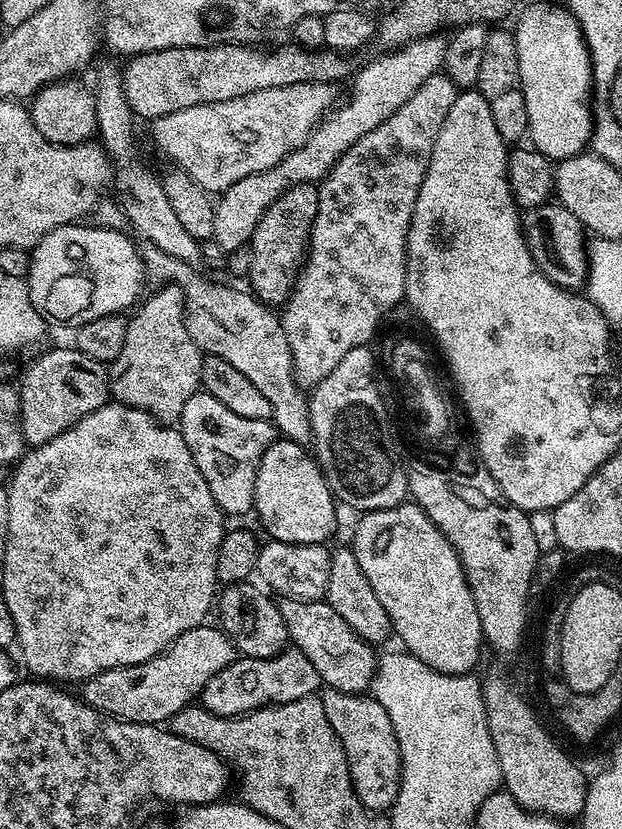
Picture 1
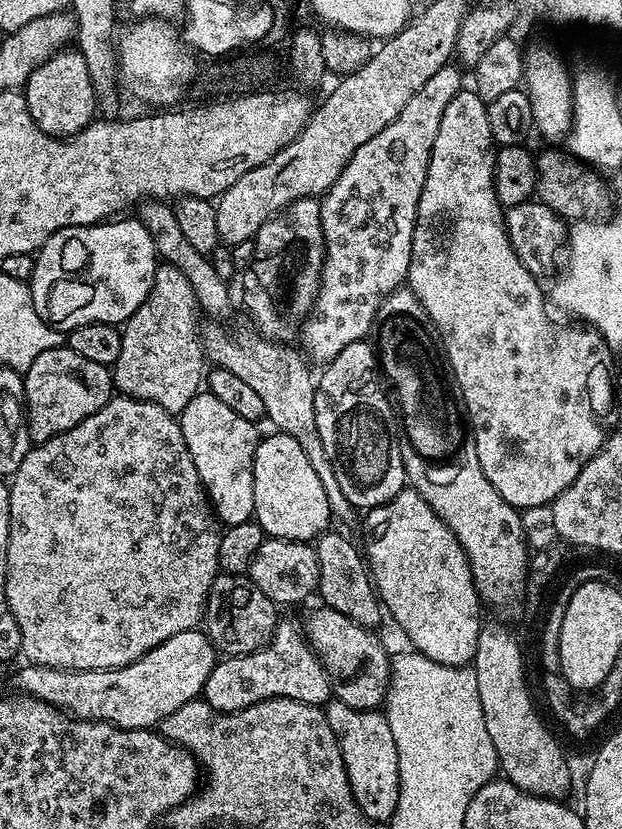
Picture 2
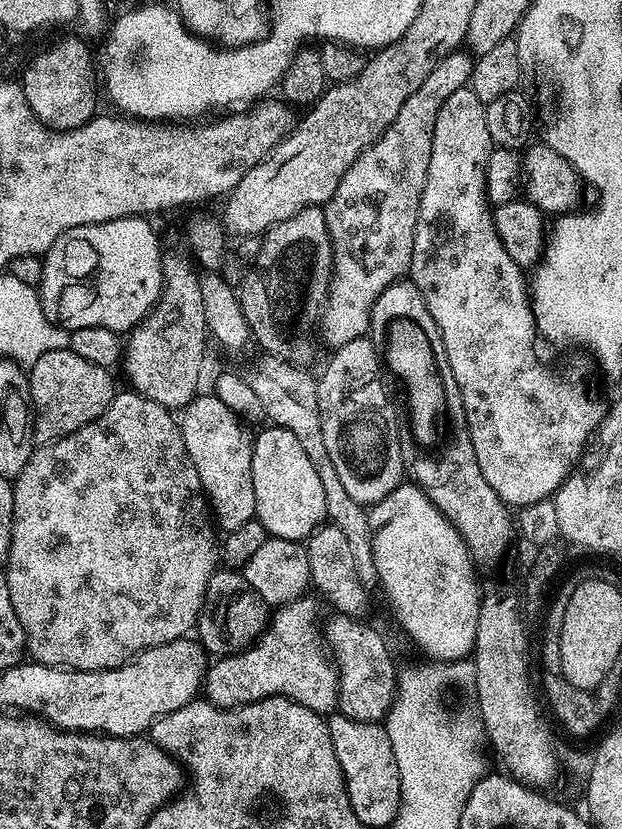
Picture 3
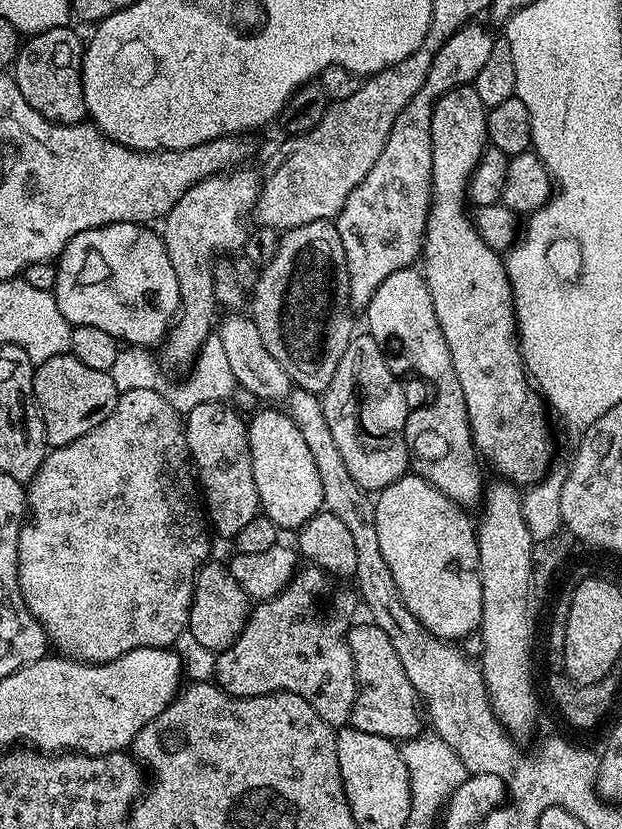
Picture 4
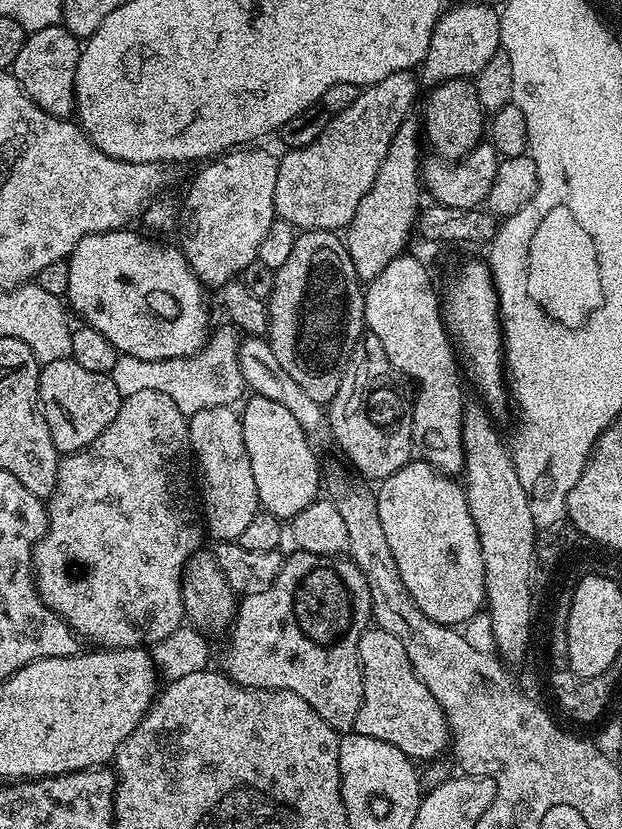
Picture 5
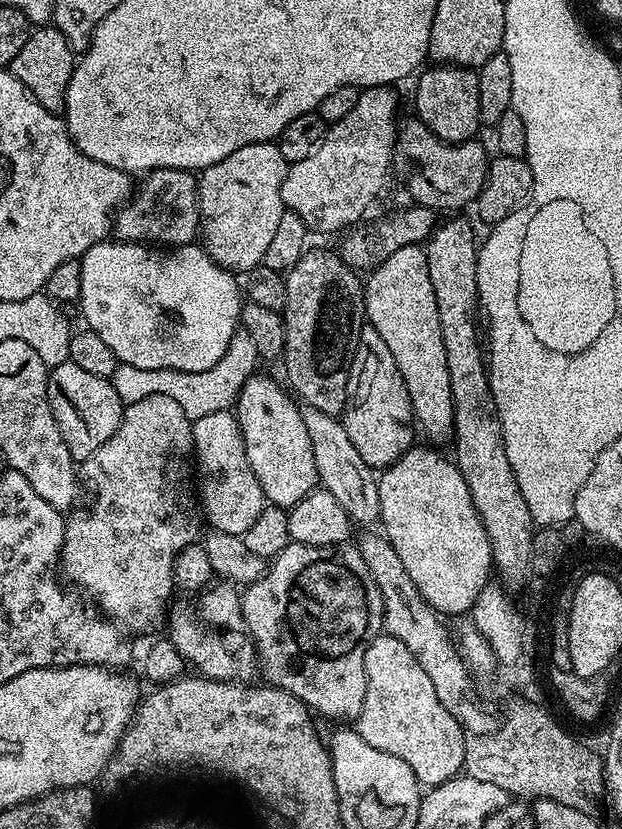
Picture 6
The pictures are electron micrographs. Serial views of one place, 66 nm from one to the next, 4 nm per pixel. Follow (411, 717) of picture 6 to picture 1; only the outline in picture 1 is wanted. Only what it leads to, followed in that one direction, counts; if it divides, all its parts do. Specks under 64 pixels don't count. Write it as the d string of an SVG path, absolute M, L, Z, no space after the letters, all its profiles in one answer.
M284 598L279 601L279 606L291 647L310 658L310 666L318 670L321 681L328 688L357 694L367 693L371 689L372 679L376 676L377 649L358 638L358 634L342 622L342 617L334 614L327 602Z

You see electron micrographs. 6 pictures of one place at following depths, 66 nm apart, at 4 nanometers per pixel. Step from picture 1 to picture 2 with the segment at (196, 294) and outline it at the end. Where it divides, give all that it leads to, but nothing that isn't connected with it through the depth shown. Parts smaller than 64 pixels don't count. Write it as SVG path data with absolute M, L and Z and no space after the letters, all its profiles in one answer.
M212 322L209 325L209 328L205 327L202 332L207 359L213 365L230 370L230 374L242 378L242 382L246 382L246 386L254 390L254 394L262 402L266 420L273 424L271 427L294 438L294 442L302 446L306 458L310 458L310 466L314 466L314 471L322 481L322 490L326 490L333 517L337 521L350 519L354 515L352 503L346 498L346 494L342 494L342 486L338 486L338 478L334 478L334 466L326 458L322 438L318 435L318 422L314 414L318 380L314 372L312 376L313 369L306 363L305 357L299 351L294 352L293 347L277 341L263 338L235 340L230 333L220 329L223 327L219 323Z

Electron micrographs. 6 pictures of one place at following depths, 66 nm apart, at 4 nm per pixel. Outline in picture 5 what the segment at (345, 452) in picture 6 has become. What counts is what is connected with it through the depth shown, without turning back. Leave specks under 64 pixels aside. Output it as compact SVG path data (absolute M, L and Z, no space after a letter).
M245 335L239 341L237 362L241 367L242 378L249 393L270 398L273 402L286 406L286 410L290 410L290 414L298 418L298 426L302 426L306 438L314 446L329 443L332 431L328 425L325 405L314 402L314 398L308 397L306 390L302 390L302 386L298 386L298 382L294 382L294 378L290 378L286 370L282 370L282 365L278 363L278 358L274 358L274 350L268 345L264 336Z

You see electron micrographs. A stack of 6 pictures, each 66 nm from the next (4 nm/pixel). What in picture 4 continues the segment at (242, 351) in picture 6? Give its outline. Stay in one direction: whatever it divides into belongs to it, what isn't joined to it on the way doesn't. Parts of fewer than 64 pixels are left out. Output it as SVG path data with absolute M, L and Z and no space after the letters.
M217 333L208 336L206 342L200 347L199 354L194 359L189 374L184 382L170 382L169 378L156 366L150 358L151 351L136 345L121 347L116 361L113 363L110 374L114 386L120 393L126 390L153 389L167 398L174 406L176 412L186 414L203 402L216 403L229 399L236 390L236 383L227 361L226 350L223 349L222 340Z

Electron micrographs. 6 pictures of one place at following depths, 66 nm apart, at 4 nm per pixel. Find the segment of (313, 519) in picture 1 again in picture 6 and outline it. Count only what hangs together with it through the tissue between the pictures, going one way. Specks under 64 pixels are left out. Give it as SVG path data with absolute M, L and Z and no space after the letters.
M253 374L237 396L234 415L242 430L250 470L254 470L254 478L262 486L265 501L287 510L302 502L318 481L314 449L310 446L310 434L306 434L306 422L302 422L301 405L281 381L280 384L268 376Z

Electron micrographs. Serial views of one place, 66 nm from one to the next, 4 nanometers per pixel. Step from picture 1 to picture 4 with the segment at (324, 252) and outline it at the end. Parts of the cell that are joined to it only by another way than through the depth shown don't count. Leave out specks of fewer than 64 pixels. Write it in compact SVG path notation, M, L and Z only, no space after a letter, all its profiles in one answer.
M469 22L461 26L452 37L436 52L430 62L430 74L426 74L426 82L422 82L422 90L410 98L406 110L398 114L394 126L390 130L390 138L386 138L386 146L382 146L382 154L378 154L378 162L370 166L370 174L354 190L350 190L350 198L342 206L335 218L338 238L342 238L342 250L346 254L346 270L348 271L348 299L356 310L367 309L370 298L374 298L374 290L394 274L394 270L411 268L417 263L424 246L424 231L428 221L428 206L432 202L432 143L430 142L430 122L434 114L434 106L442 94L463 84L472 84L478 78L478 70L486 66L494 47L494 39L480 22Z

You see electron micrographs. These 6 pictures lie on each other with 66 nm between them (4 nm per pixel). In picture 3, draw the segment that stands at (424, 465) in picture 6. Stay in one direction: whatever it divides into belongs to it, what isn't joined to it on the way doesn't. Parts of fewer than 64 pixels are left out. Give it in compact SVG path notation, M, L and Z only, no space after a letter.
M401 482L398 487L386 494L377 504L371 505L368 513L368 521L372 527L372 553L374 554L376 573L380 584L384 586L384 592L388 595L388 600L392 603L392 608L396 611L396 616L401 624L410 632L411 638L424 650L428 650L438 662L455 662L465 659L475 649L476 631L478 630L478 610L482 599L482 584L476 581L476 568L472 551L468 548L468 543L460 531L453 526L444 516L442 510L430 500L428 495L420 489L419 484L415 482Z

